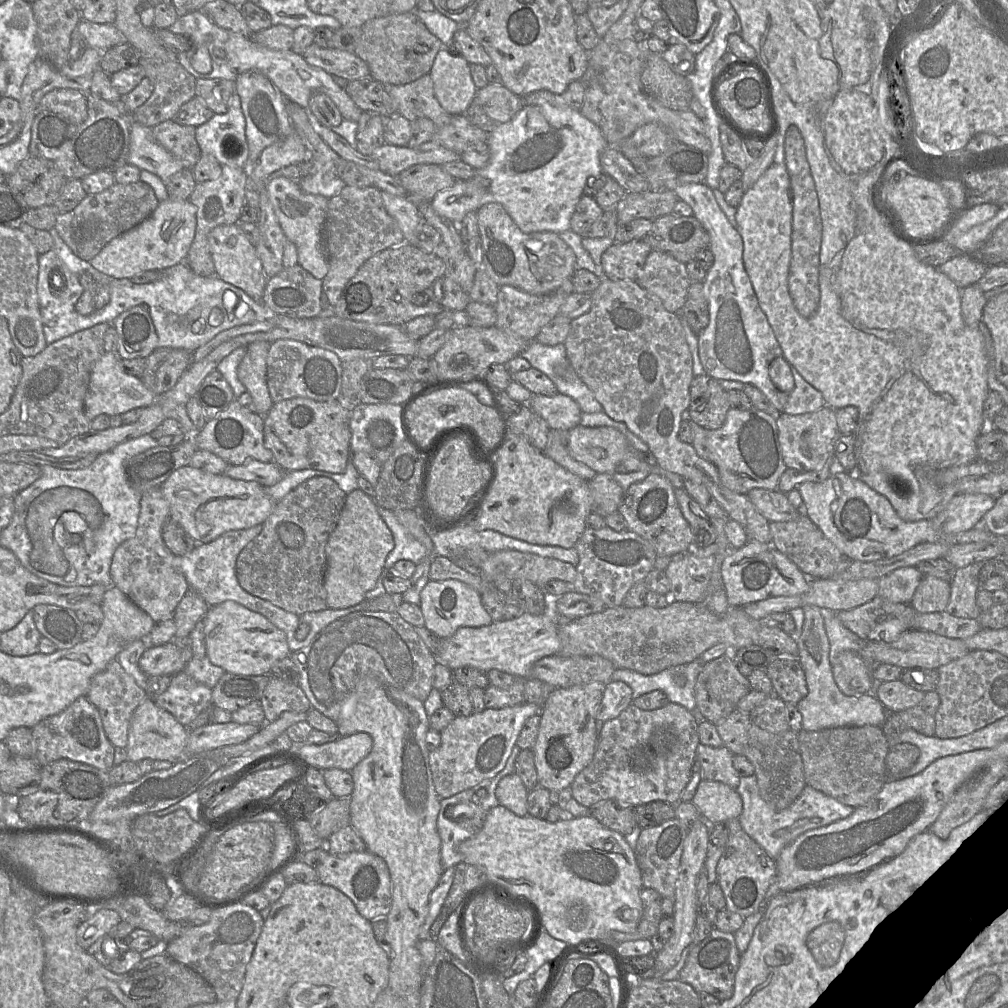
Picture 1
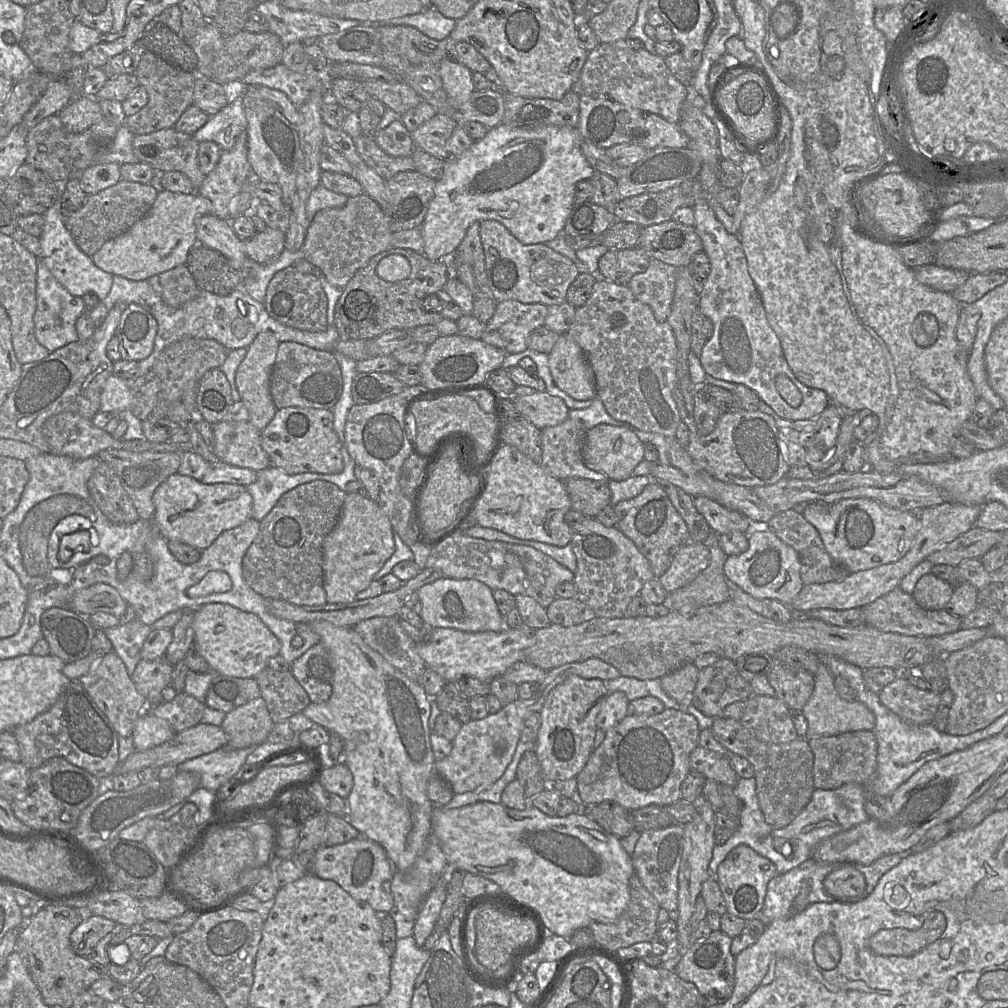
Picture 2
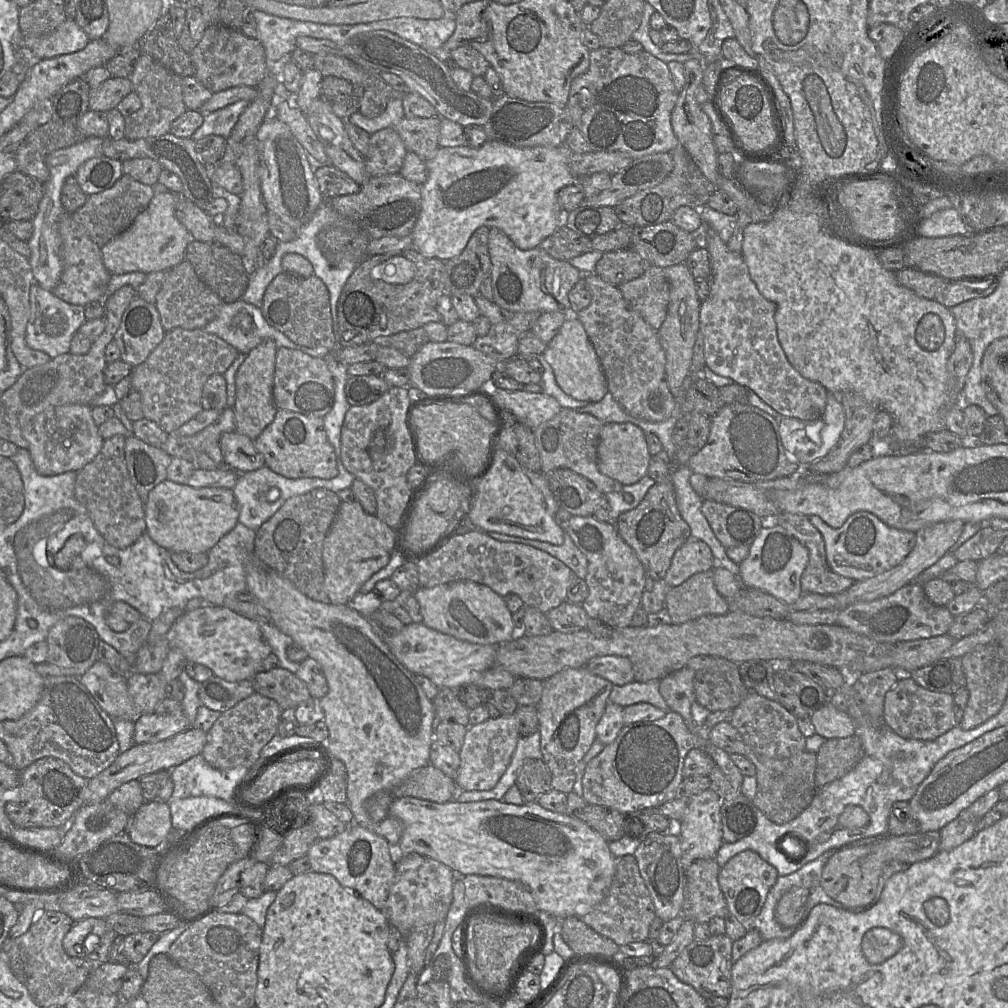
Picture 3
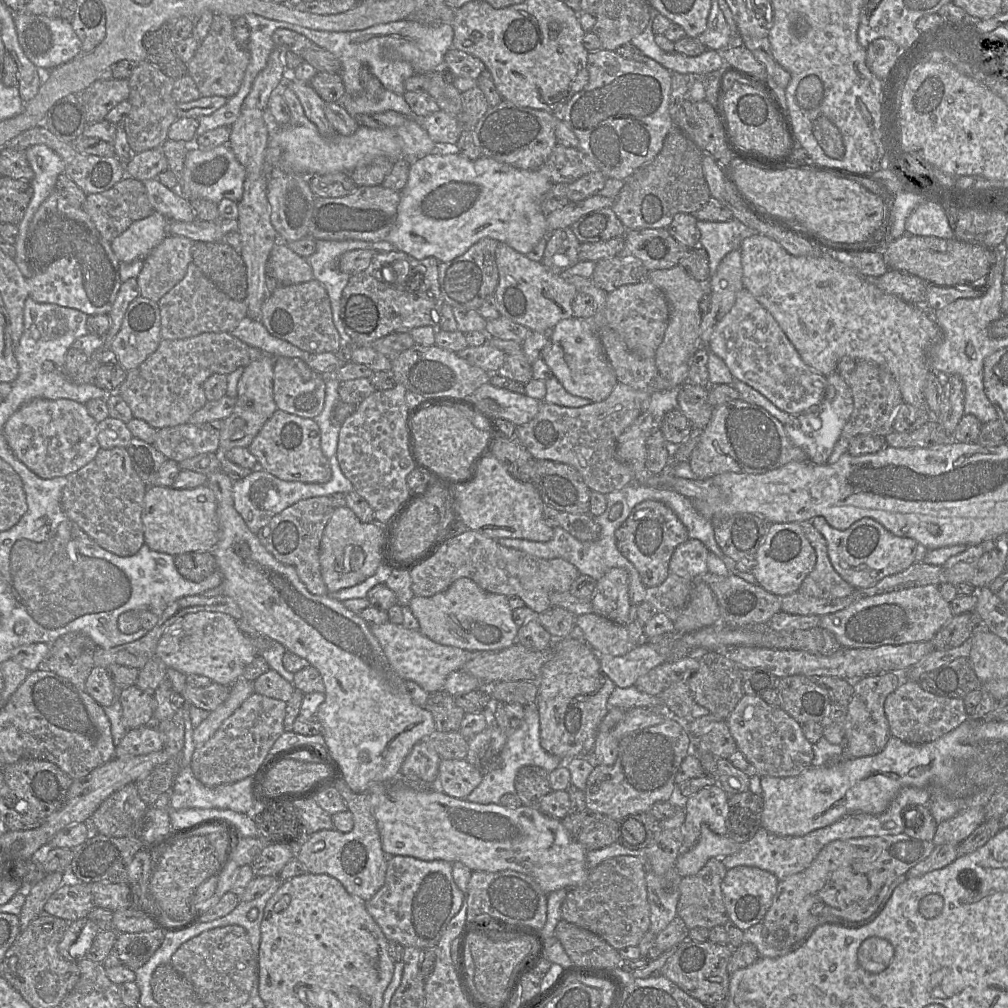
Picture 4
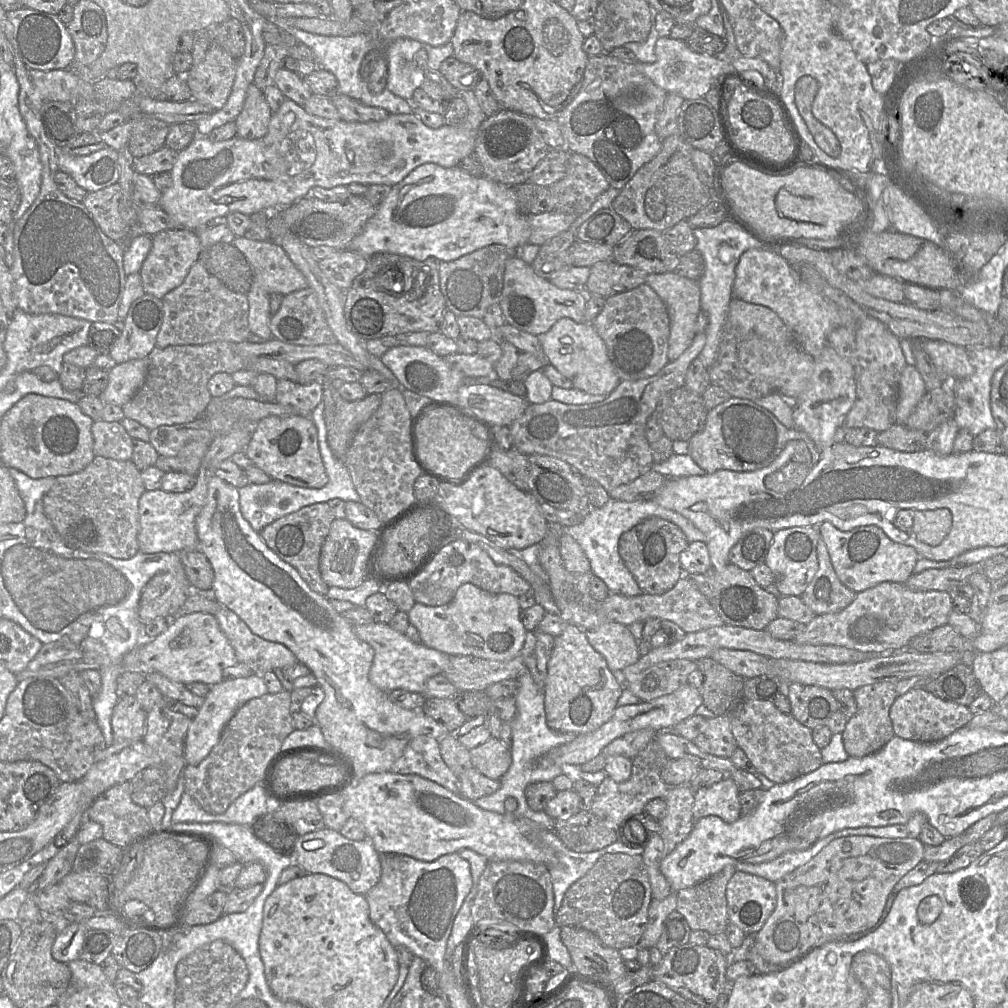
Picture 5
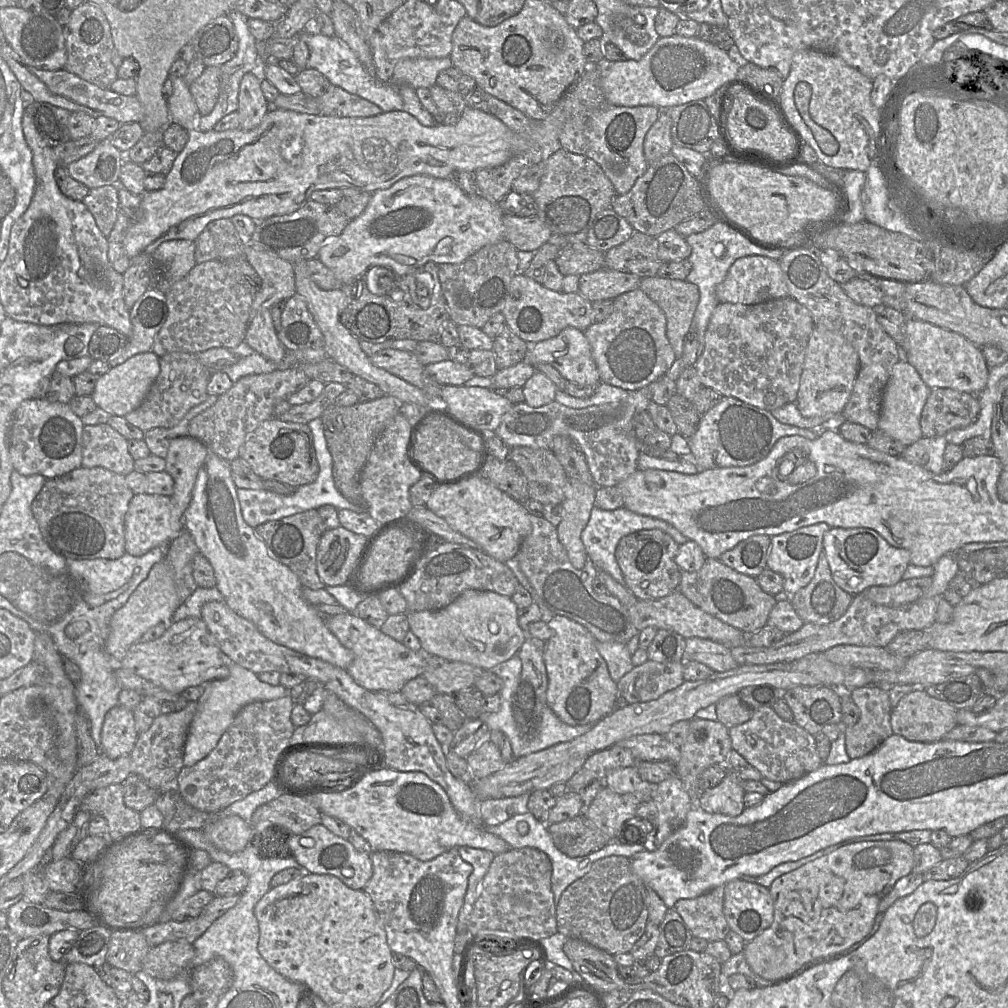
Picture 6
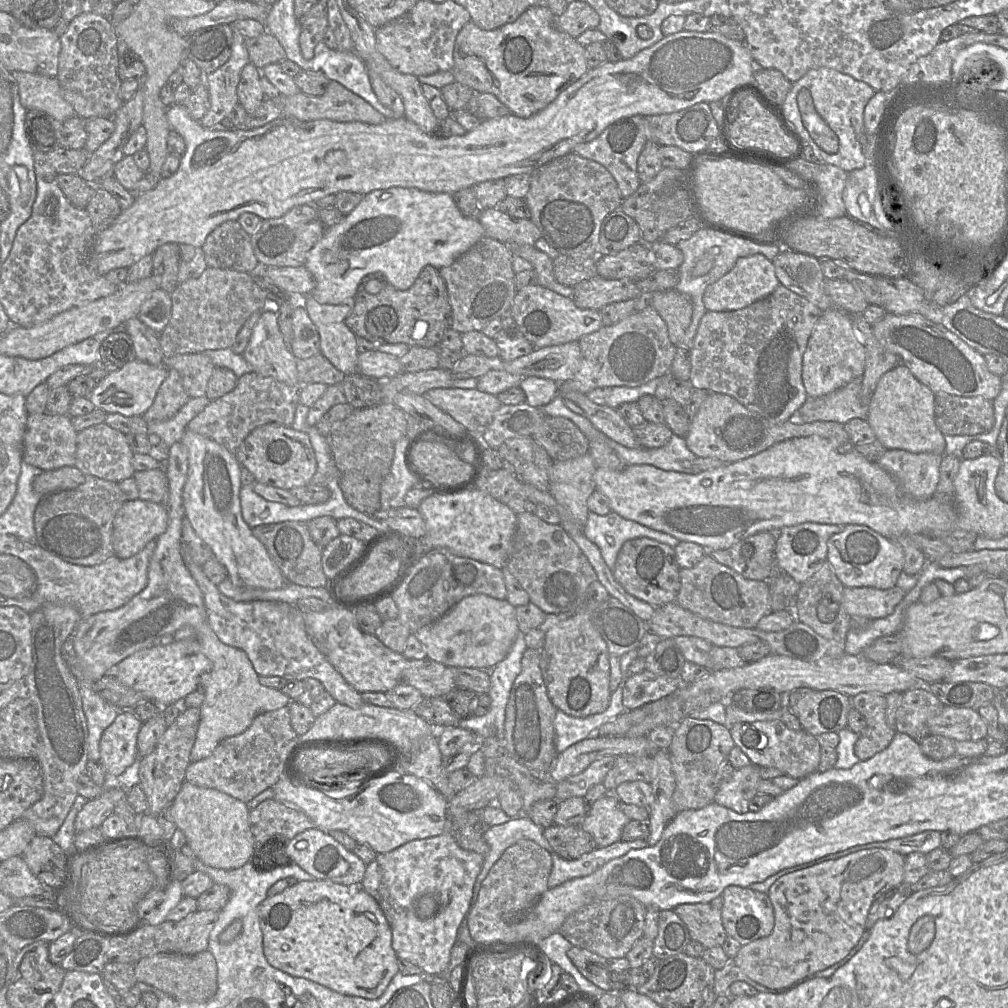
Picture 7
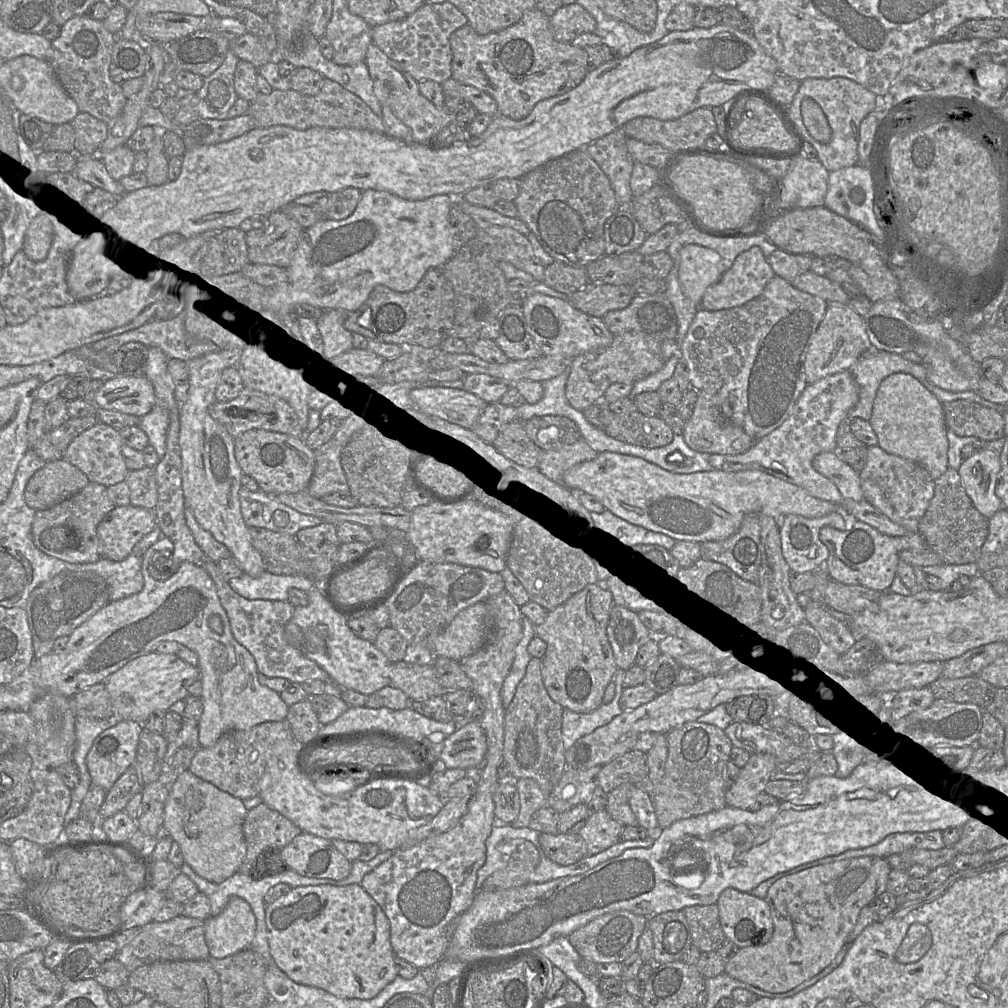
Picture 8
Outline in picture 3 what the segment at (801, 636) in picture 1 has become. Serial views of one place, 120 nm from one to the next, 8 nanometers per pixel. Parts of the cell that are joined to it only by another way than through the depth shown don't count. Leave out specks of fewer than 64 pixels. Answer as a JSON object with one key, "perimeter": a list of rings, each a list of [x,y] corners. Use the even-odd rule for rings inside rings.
{"perimeter":[[[830,702],[816,710],[810,716],[810,720],[815,733],[825,739],[844,738],[855,733],[855,724],[849,714],[838,710]]]}

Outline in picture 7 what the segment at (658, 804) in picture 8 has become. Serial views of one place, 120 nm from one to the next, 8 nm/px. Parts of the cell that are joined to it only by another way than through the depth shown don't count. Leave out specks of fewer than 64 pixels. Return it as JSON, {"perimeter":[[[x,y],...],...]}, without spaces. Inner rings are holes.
{"perimeter":[[[688,716],[674,727],[672,743],[667,751],[676,780],[672,799],[677,813],[701,809],[714,802],[717,790],[713,784],[714,776],[734,746],[730,729],[712,720]]]}

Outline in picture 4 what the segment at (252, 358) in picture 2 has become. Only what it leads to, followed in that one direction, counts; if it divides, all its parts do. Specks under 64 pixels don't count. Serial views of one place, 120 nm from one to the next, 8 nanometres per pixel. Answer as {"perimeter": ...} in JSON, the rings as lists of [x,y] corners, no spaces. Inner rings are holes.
{"perimeter":[[[266,355],[245,369],[237,386],[237,403],[232,414],[224,420],[220,433],[219,452],[224,454],[235,447],[248,448],[265,422],[277,410],[273,398],[275,356]]]}

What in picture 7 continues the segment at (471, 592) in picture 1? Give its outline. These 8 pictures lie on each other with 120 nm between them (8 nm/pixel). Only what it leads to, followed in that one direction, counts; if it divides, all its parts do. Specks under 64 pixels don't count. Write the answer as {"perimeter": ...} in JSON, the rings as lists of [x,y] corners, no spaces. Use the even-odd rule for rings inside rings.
{"perimeter":[[[486,594],[464,597],[432,624],[415,632],[428,658],[451,667],[491,670],[510,651],[519,630],[516,607]]]}

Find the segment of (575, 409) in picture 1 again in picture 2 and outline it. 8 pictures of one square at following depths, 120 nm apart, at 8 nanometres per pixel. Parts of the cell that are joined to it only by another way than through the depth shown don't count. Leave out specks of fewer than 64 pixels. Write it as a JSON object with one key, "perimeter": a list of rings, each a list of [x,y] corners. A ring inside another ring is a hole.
{"perimeter":[[[546,391],[512,398],[521,416],[540,430],[561,424],[569,417],[570,409],[563,399]]]}

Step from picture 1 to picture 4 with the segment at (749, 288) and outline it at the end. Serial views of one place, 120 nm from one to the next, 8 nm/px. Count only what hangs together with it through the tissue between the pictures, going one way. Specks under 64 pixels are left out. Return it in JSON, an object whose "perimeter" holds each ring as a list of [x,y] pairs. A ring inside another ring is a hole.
{"perimeter":[[[745,288],[737,293],[732,309],[714,328],[707,349],[725,362],[735,379],[750,385],[790,415],[808,411],[819,405],[824,398],[826,376],[805,364],[774,317]]]}

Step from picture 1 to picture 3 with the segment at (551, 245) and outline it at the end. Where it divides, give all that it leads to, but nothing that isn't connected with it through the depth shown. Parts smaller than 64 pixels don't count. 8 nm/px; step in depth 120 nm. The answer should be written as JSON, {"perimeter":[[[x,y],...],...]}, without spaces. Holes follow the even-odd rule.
{"perimeter":[[[490,228],[488,248],[492,290],[497,305],[508,312],[558,311],[571,315],[568,293],[582,278],[582,273],[569,261],[553,258],[540,246],[521,250],[498,228]]]}

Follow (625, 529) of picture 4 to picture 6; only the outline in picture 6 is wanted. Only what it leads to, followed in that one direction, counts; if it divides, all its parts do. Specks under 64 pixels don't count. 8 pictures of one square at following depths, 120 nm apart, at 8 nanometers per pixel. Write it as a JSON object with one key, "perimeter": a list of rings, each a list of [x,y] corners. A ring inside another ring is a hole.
{"perimeter":[[[643,529],[623,536],[615,558],[624,577],[624,585],[638,600],[656,600],[679,589],[681,569],[675,561],[680,545],[660,529]]]}

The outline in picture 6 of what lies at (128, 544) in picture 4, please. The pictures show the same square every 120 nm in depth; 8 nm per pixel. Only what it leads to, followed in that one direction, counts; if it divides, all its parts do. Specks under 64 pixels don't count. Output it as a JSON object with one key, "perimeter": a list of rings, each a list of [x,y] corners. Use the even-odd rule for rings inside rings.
{"perimeter":[[[79,467],[48,479],[32,503],[41,534],[59,555],[75,560],[118,559],[125,551],[124,519],[134,493],[125,476],[102,467]]]}

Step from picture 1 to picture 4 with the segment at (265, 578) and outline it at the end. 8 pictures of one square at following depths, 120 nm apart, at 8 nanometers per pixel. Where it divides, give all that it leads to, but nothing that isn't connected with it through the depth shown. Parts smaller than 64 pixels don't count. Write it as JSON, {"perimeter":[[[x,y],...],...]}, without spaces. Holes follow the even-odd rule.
{"perimeter":[[[329,496],[303,499],[273,516],[256,534],[261,544],[276,560],[296,569],[300,580],[314,595],[328,595],[321,575],[319,554],[324,529],[334,510]]]}

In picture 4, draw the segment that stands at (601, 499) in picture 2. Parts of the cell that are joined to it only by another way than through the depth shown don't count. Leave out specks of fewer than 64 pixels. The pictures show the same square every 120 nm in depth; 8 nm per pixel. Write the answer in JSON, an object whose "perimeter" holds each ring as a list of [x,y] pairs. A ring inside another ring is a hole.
{"perimeter":[[[535,459],[531,483],[545,505],[559,512],[589,513],[591,490],[573,466]]]}

